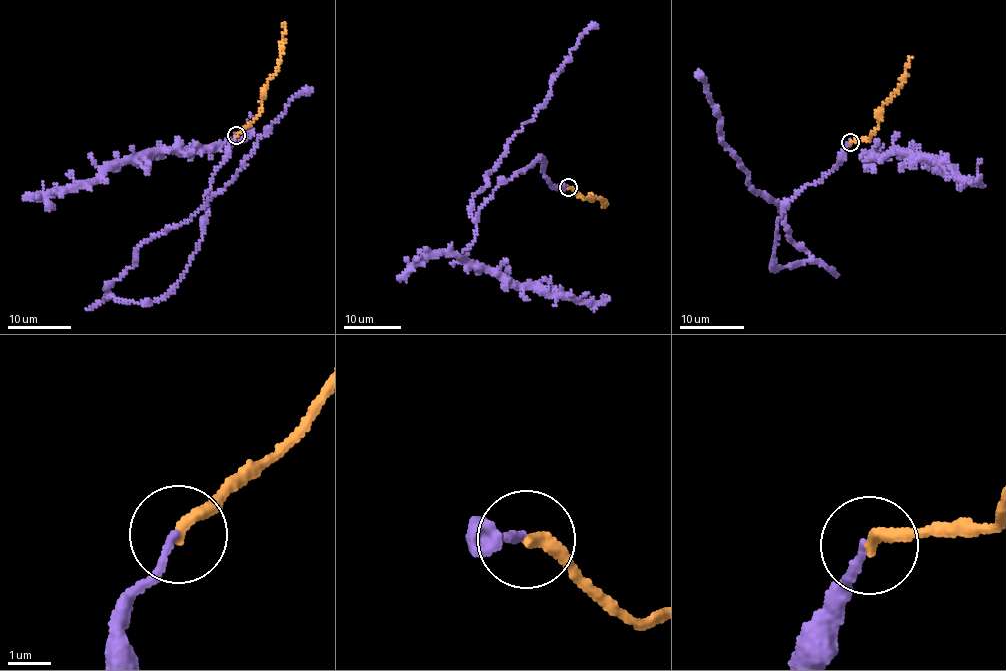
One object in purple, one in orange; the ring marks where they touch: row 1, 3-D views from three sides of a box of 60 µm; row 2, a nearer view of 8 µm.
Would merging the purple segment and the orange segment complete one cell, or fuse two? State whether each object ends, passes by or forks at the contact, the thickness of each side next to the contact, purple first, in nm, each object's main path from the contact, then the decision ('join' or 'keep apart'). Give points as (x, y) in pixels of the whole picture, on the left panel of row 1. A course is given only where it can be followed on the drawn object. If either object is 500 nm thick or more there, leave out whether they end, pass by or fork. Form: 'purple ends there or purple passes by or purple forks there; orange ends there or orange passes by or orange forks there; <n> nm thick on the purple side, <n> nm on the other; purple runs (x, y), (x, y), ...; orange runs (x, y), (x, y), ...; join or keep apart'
purple ends there; orange ends there; 160 nm thick on the purple side, 300 nm on the other; purple runs (237, 135), (181, 280), (146, 302), (116, 300), (108, 286), (136, 249), (222, 189), (311, 87); orange runs (237, 135), (249, 127), (260, 110), (261, 90), (274, 74), (281, 57), (284, 22); join

